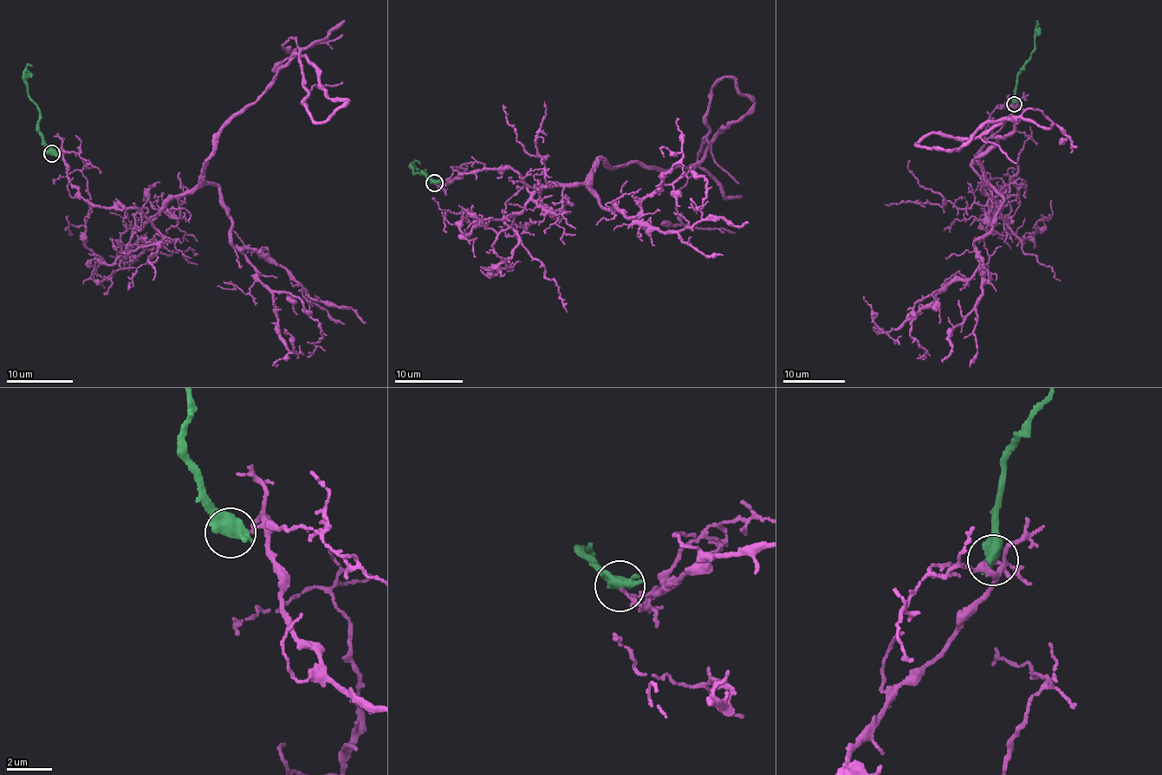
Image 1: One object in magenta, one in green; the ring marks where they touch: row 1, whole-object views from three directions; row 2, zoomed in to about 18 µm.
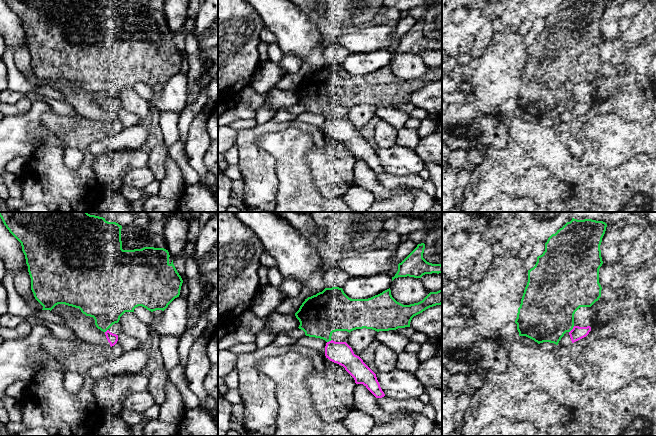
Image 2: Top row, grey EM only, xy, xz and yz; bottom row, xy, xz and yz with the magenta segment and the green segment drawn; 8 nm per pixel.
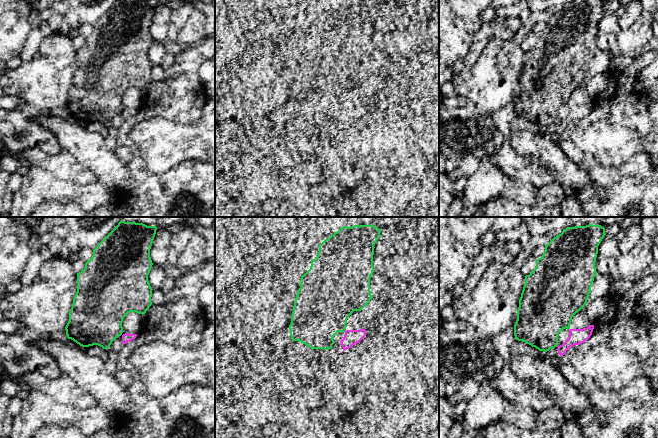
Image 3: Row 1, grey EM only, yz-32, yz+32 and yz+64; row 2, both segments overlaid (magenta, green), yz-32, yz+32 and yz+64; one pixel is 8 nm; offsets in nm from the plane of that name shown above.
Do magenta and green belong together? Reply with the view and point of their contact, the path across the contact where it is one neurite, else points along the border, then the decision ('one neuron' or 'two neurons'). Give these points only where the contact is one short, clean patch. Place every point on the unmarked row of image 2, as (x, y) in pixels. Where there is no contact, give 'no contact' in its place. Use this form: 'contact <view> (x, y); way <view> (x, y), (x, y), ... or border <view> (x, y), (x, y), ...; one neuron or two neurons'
contact yz (572, 105); two neurons

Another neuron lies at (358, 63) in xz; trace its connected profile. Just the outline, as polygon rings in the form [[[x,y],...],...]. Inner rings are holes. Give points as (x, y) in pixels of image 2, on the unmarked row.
[[[386,49],[368,53],[350,53],[342,65],[351,75],[368,75],[389,65],[391,59],[392,53]]]

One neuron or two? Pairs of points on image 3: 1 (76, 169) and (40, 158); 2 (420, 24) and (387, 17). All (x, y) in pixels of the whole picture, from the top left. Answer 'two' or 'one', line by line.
1: one
2: two

